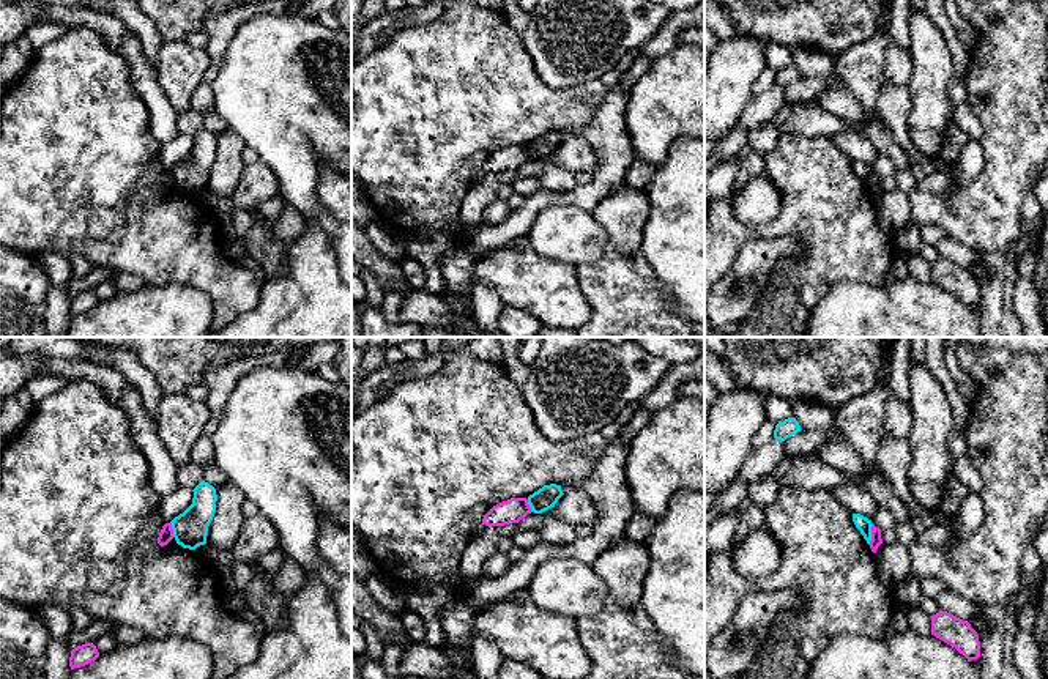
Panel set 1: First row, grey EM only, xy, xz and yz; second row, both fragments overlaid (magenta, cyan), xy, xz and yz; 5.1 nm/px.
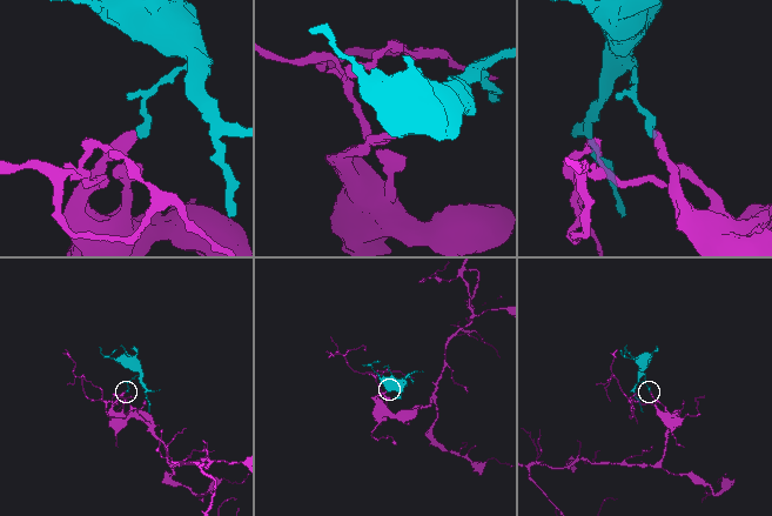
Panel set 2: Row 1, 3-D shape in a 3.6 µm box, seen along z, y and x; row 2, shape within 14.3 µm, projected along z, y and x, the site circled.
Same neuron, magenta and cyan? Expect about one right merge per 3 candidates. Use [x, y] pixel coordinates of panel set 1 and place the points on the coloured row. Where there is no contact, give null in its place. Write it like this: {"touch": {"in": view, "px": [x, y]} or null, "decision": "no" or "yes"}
{"touch": {"in": "yz", "px": [872, 534]}, "decision": "no"}

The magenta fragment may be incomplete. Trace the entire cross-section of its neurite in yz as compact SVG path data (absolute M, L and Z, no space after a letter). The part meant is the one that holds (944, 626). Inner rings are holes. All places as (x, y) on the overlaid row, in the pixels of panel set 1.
M947 611L931 616L931 635L953 646L968 660L977 660L980 657L977 632L968 621L961 621Z

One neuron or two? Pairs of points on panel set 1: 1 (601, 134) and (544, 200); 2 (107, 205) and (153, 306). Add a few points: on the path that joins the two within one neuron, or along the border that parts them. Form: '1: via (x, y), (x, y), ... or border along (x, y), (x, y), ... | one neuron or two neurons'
1: via (605, 159), (605, 175), (585, 196), (569, 197) | one neuron
2: border along (145, 282), (183, 284) | two neurons

